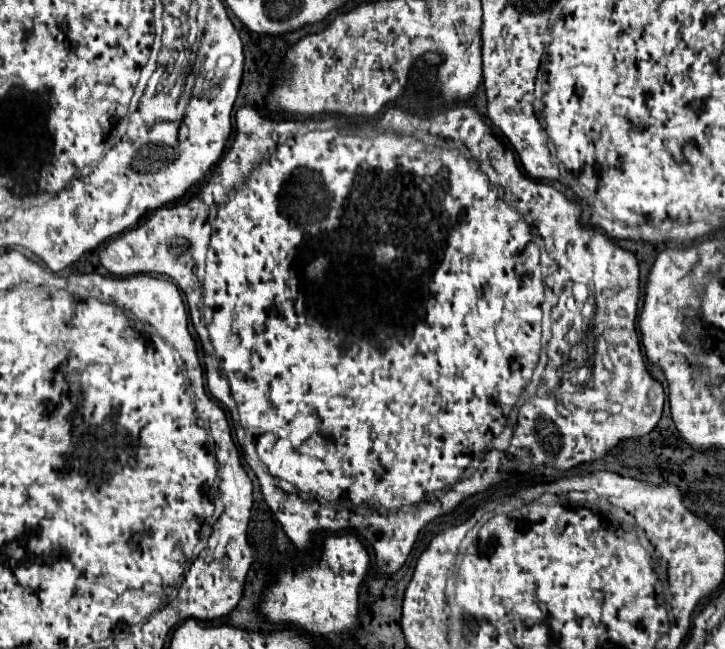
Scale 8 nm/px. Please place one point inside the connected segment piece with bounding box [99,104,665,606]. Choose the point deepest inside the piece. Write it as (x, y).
(382, 407)

